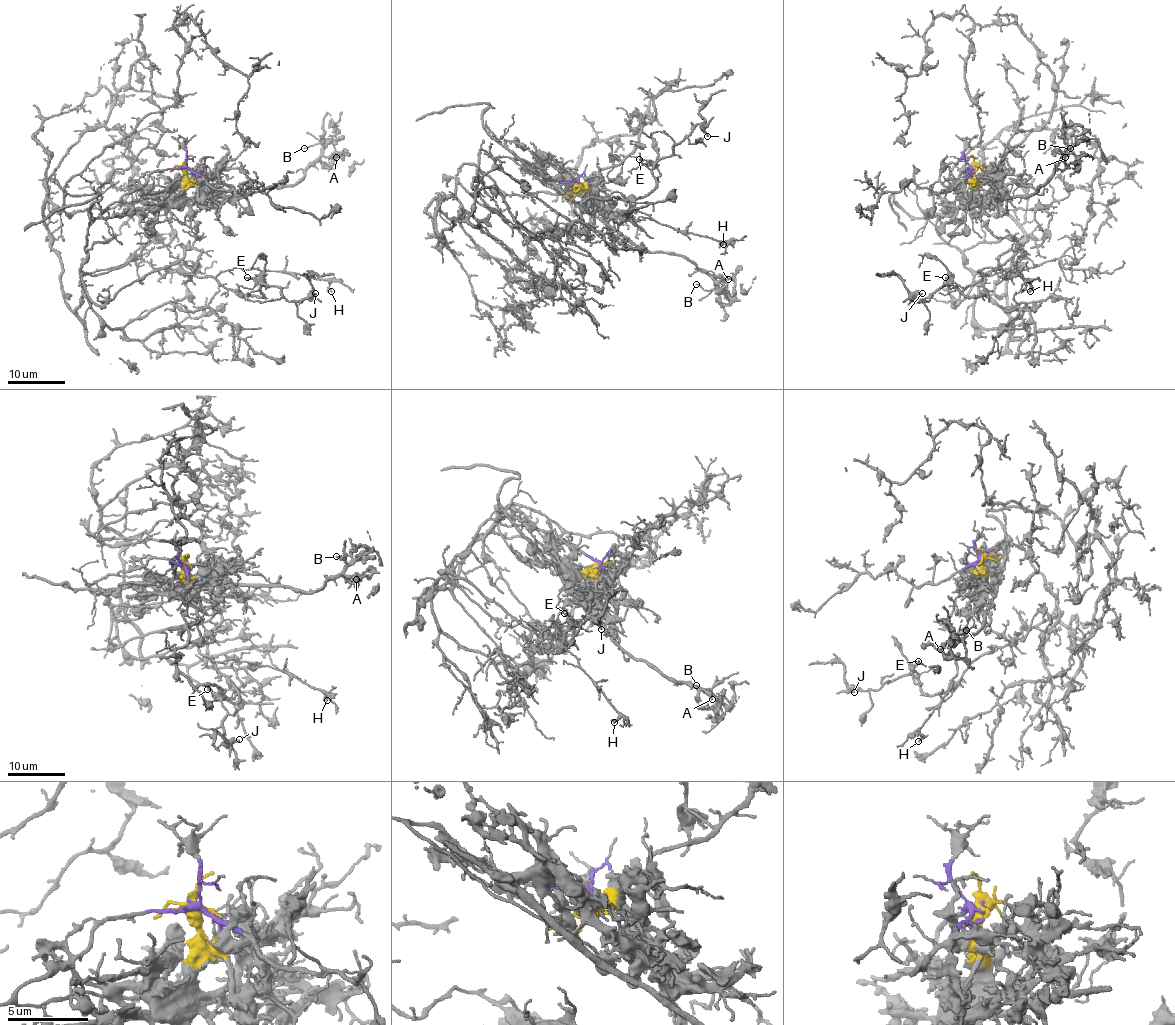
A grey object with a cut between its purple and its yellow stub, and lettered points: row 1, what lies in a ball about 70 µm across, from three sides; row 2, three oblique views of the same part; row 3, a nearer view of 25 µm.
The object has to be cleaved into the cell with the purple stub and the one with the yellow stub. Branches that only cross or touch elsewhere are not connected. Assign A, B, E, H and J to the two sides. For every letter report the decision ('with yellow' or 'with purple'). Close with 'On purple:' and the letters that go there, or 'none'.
A: with yellow
B: with yellow
E: with purple
H: with purple
J: with purple
On purple: E, H, J

